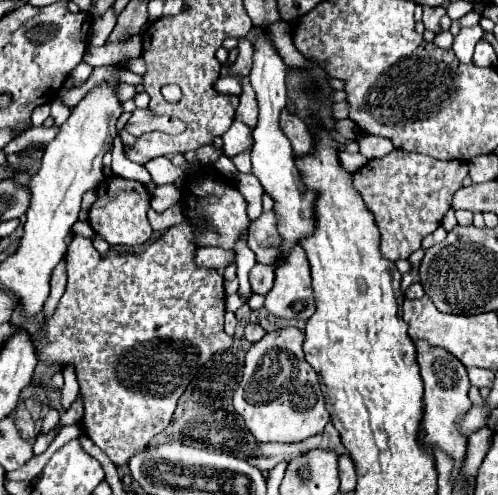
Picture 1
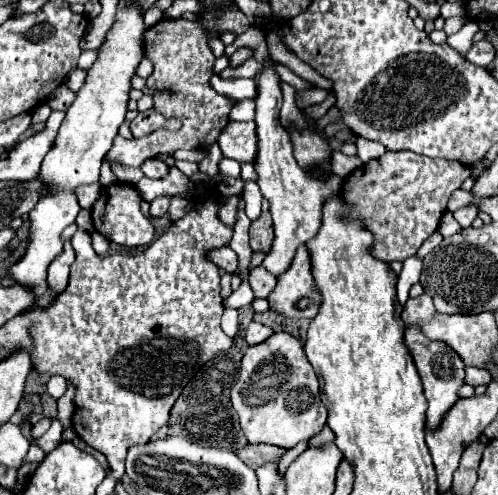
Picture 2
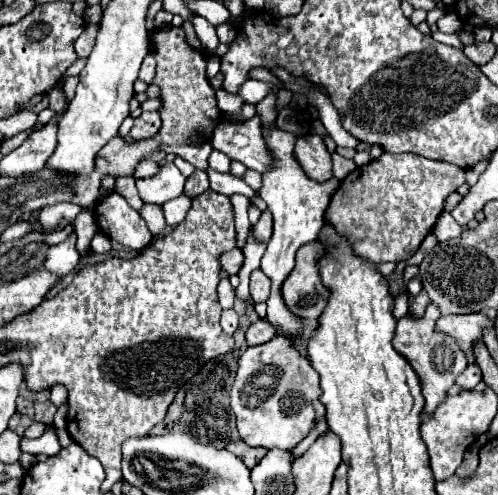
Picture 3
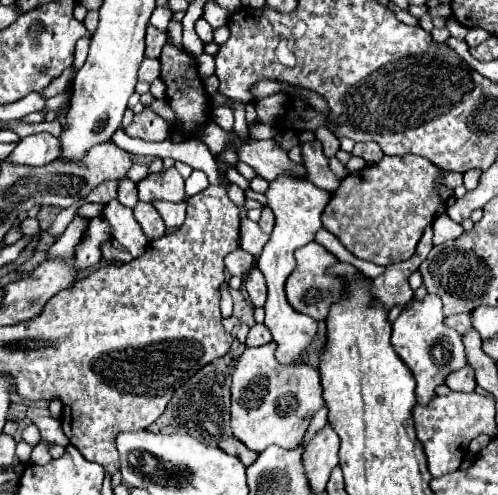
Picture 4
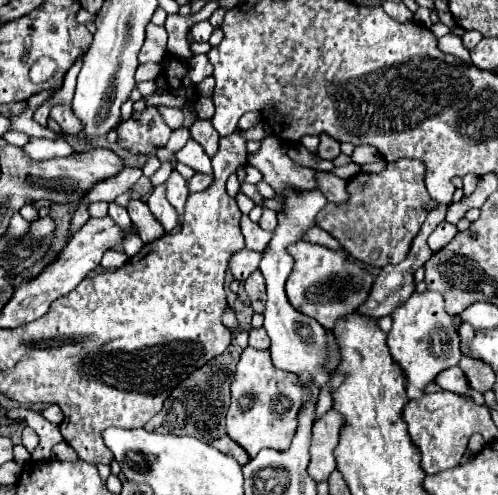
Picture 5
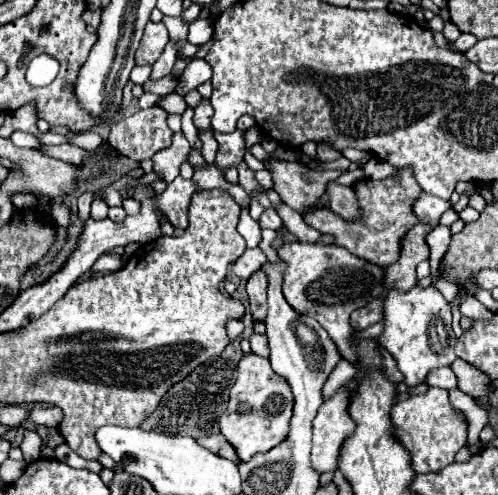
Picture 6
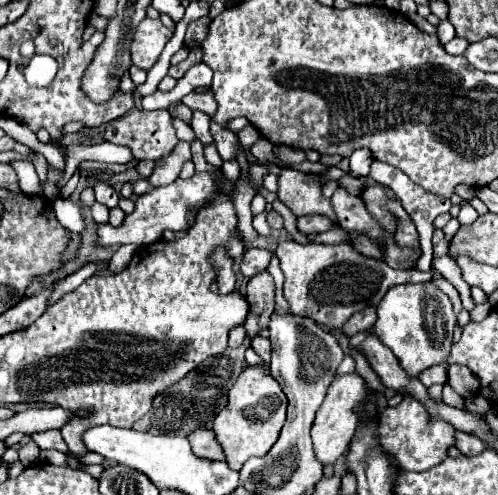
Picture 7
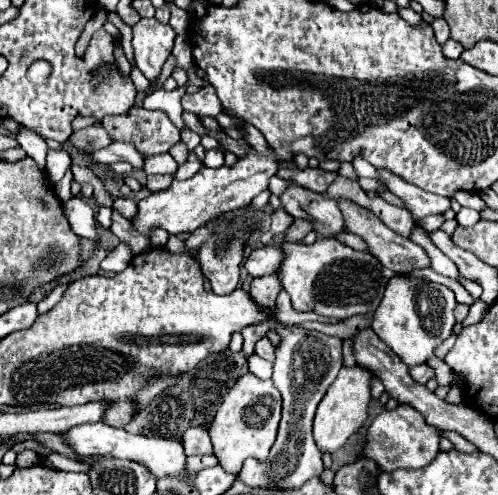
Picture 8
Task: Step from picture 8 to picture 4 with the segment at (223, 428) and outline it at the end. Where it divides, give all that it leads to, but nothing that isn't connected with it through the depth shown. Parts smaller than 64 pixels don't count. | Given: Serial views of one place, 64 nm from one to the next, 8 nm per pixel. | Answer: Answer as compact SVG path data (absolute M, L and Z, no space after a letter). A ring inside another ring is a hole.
M276 344L246 348L232 374L232 408L230 428L248 450L262 452L276 444L284 450L296 448L296 440L304 436L314 412L324 404L320 374L308 366L282 366L274 358Z

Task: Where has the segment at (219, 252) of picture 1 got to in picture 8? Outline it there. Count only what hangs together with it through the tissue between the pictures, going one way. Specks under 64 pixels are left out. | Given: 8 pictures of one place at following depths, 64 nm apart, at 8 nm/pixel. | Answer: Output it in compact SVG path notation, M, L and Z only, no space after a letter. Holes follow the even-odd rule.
M268 244L264 248L252 250L252 254L246 260L246 270L248 274L256 276L268 276L268 274L280 274L280 266L284 260L284 250L282 244Z

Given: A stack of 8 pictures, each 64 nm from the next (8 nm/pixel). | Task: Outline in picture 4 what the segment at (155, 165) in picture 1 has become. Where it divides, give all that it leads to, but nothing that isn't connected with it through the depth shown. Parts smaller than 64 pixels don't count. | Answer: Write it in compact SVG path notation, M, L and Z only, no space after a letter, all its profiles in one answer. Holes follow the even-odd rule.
M132 164L132 168L126 172L126 178L130 178L136 184L146 176L148 176L148 166L146 164Z

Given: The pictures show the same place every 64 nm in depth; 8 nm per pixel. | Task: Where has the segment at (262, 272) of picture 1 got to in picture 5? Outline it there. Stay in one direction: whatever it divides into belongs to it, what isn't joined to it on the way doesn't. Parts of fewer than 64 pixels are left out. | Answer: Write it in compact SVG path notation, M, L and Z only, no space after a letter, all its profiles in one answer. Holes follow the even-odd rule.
M256 270L256 272L252 272L248 276L248 280L246 280L246 294L250 298L250 306L254 308L254 312L262 314L266 300L264 300L264 276L262 276L260 270Z

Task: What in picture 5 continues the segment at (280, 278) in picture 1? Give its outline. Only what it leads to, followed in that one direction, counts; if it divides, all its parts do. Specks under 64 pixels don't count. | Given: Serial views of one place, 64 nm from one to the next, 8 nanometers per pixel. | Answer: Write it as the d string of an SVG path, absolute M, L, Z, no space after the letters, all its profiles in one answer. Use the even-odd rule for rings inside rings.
M296 242L288 246L288 254L294 258L294 268L286 280L286 296L298 312L316 318L326 330L334 330L340 318L352 314L368 300L376 278L360 264L350 262L346 250L330 250L320 244Z

